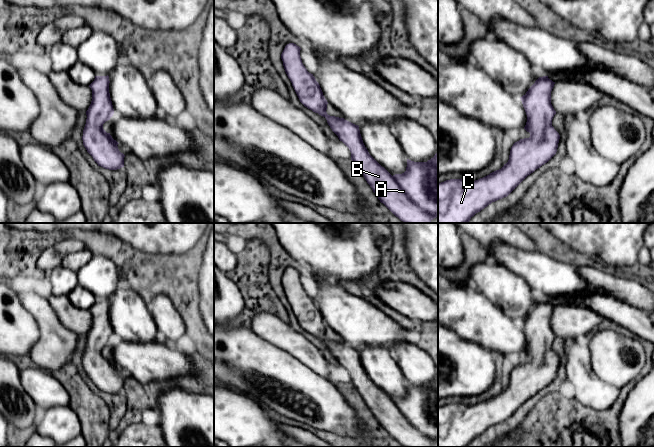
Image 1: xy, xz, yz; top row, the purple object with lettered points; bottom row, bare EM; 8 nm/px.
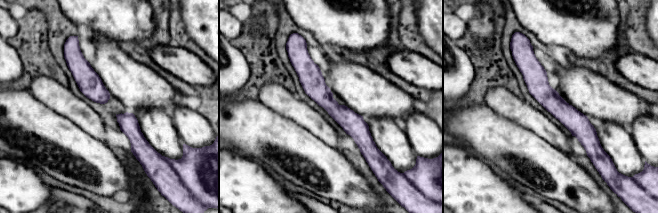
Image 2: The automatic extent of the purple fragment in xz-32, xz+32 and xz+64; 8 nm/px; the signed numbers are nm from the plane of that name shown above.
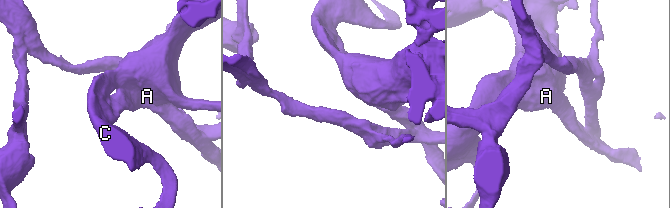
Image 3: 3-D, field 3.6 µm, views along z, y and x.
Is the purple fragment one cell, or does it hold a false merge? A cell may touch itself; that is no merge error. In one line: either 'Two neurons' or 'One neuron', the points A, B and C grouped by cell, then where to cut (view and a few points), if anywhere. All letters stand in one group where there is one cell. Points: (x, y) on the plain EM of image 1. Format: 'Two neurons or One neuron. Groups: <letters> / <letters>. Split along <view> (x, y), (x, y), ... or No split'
One neuron. Groups: A B C. No split

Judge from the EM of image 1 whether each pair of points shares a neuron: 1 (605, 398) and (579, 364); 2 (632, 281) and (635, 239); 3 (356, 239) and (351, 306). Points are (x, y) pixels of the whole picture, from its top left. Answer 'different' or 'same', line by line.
1: same
2: different
3: same

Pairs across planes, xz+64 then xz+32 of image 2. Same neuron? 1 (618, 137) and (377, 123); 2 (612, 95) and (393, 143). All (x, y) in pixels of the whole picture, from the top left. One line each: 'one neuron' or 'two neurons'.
1: one neuron
2: two neurons

